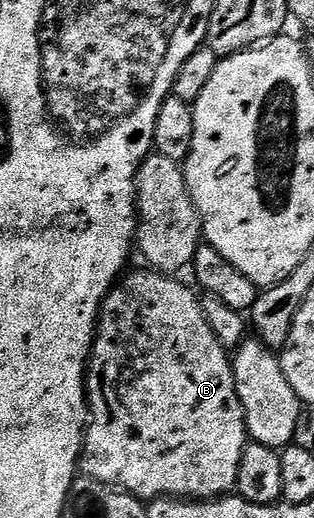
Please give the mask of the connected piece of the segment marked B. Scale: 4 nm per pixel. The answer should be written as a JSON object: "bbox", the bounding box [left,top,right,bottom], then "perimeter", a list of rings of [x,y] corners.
{"bbox":[80,269,248,501],"perimeter":[[[153,269],[145,270],[134,272],[131,270],[121,282],[111,287],[106,300],[102,302],[102,311],[98,314],[98,330],[94,337],[94,345],[90,348],[86,372],[88,422],[86,441],[82,445],[80,471],[85,478],[108,483],[111,487],[126,491],[143,501],[167,497],[183,501],[221,499],[222,496],[231,494],[238,486],[238,466],[248,442],[246,410],[240,405],[240,397],[236,393],[234,364],[231,356],[220,345],[220,341],[216,341],[212,329],[208,329],[208,321],[202,312],[199,296],[197,294],[194,296],[184,284],[177,283],[174,280],[177,278],[169,274],[159,273]]]}

